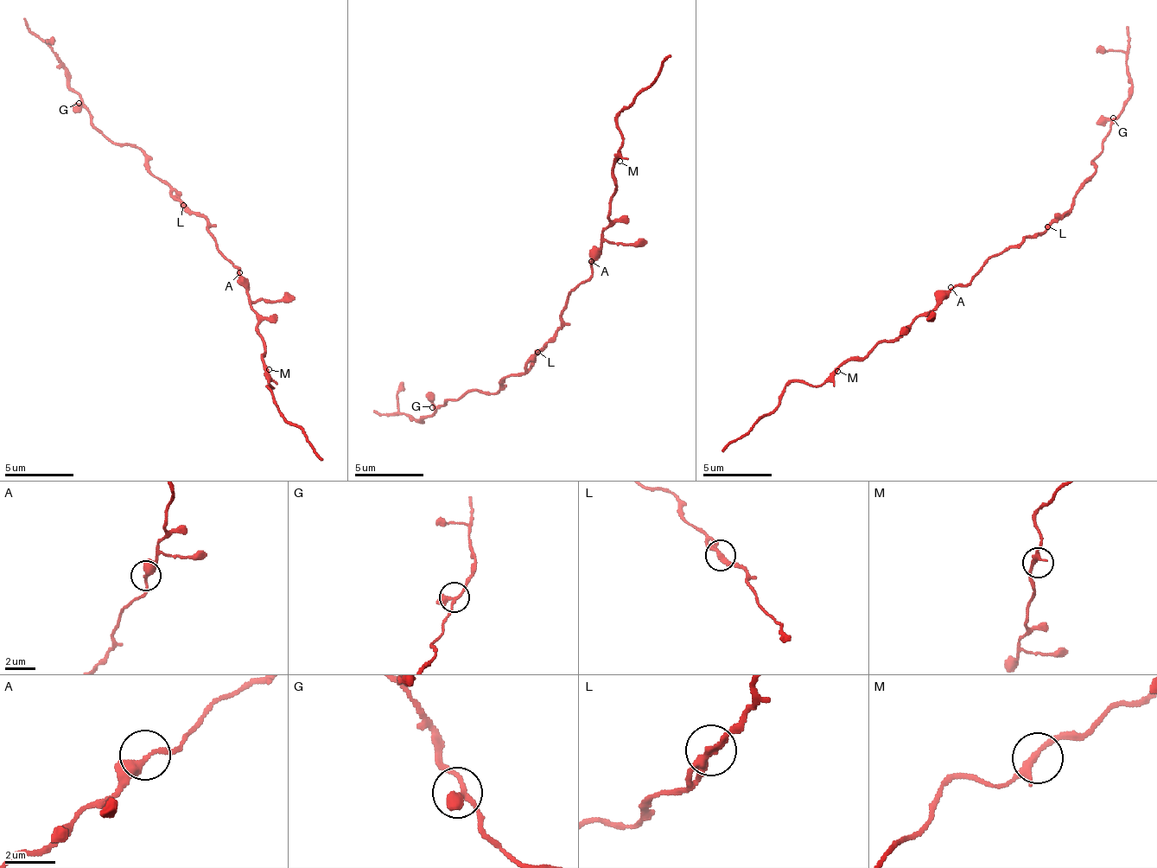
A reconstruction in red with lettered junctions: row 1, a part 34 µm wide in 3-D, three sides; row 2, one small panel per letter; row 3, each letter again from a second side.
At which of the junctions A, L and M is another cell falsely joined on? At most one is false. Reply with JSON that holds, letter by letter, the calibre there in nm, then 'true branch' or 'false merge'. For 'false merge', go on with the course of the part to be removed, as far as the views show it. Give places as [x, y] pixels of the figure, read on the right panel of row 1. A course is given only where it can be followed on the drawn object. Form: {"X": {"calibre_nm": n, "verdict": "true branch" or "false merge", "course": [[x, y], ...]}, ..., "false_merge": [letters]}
{"A": {"calibre_nm": 300, "verdict": "true branch"}, "L": {"calibre_nm": 240, "verdict": "true branch"}, "M": {"calibre_nm": 280, "verdict": "true branch"}, "false_merge": []}

